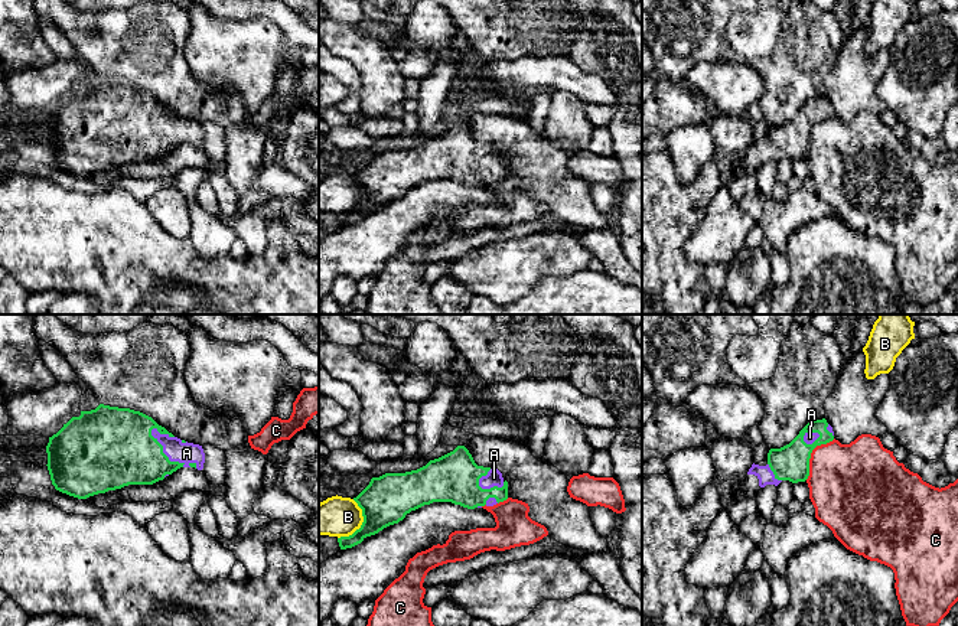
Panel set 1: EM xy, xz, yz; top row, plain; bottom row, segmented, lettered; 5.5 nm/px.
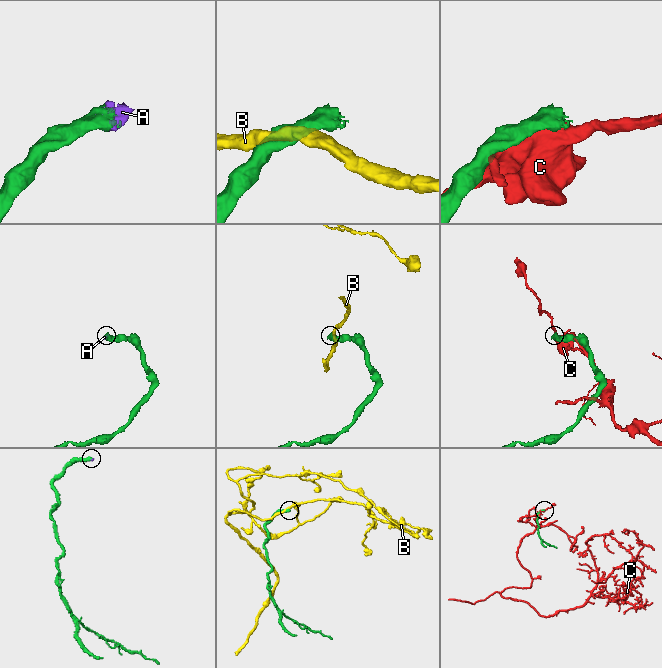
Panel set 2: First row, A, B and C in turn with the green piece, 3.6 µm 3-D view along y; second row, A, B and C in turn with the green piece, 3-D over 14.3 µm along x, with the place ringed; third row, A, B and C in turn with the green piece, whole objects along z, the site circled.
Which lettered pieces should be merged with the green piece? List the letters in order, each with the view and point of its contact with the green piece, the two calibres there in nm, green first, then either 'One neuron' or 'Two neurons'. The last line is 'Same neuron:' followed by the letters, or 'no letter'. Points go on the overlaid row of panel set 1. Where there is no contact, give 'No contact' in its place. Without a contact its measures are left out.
A: Touches green at xy (162, 450). Thickness 420 nm (green) against 120 nm. One neuron
B: Touches green at xz (362, 524). Thickness 280 nm (green) against 220 nm. Two neurons
C: Touches green at yz (810, 455). Thickness 200 nm (green) against 420 nm. Two neurons
Same neuron: A

